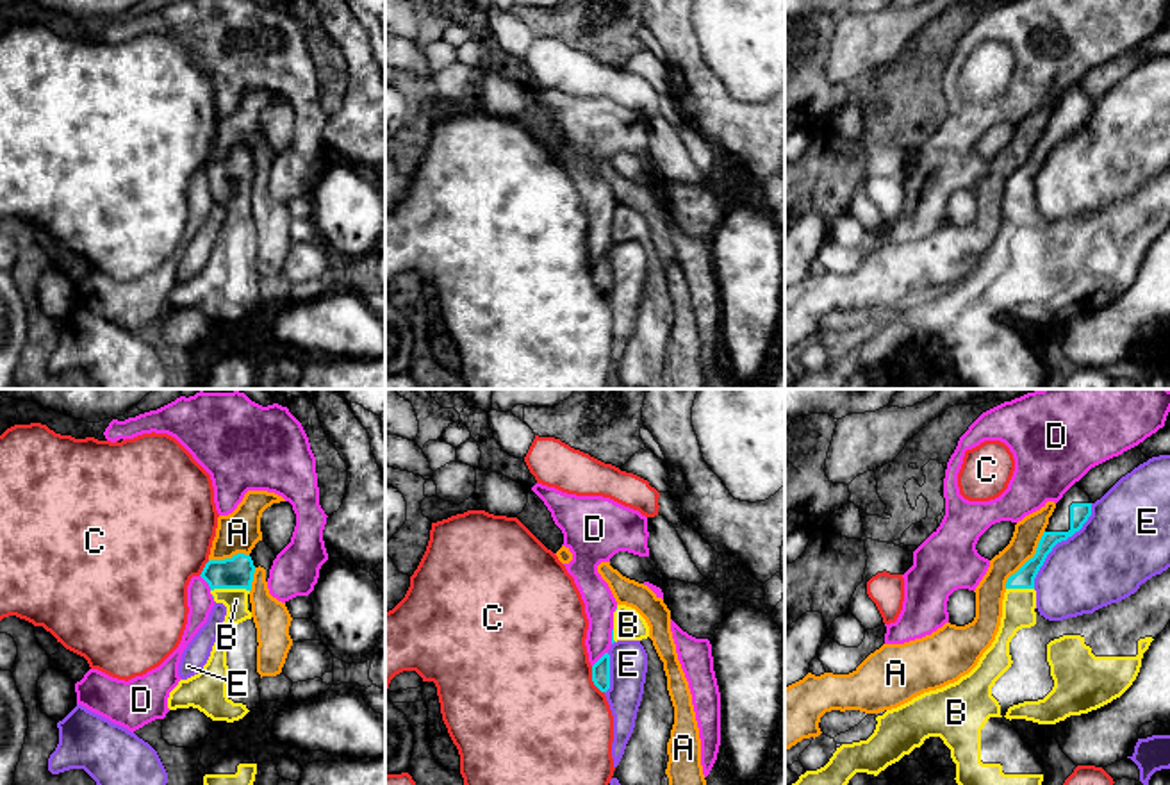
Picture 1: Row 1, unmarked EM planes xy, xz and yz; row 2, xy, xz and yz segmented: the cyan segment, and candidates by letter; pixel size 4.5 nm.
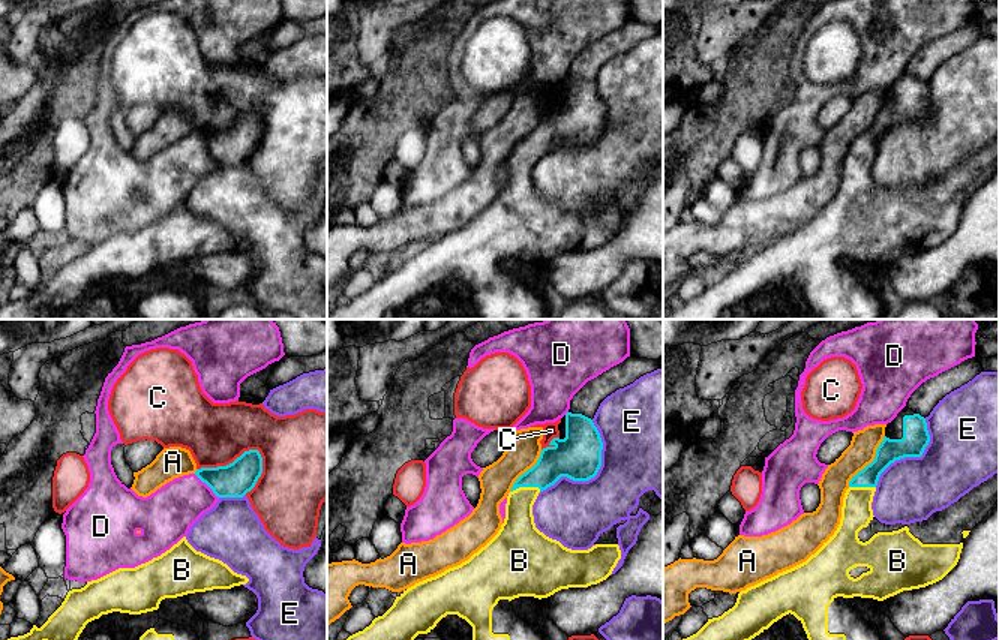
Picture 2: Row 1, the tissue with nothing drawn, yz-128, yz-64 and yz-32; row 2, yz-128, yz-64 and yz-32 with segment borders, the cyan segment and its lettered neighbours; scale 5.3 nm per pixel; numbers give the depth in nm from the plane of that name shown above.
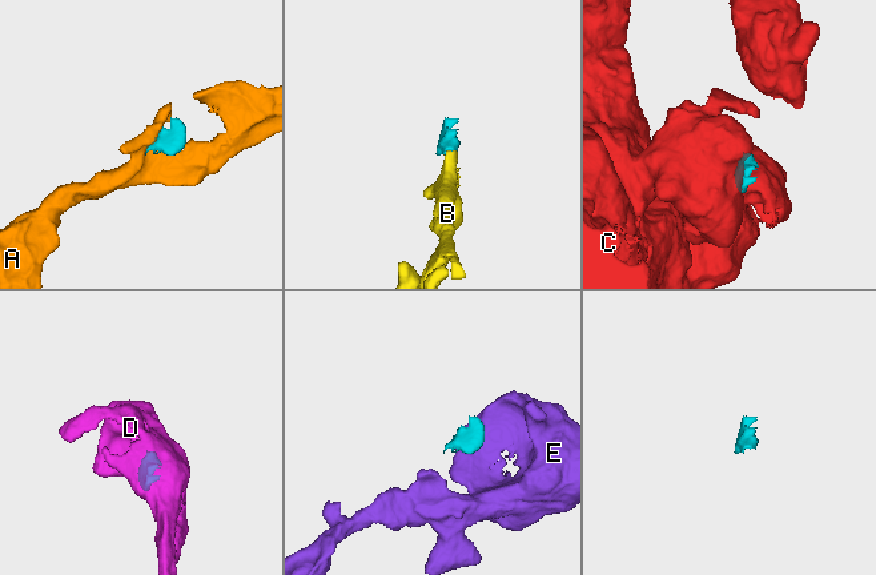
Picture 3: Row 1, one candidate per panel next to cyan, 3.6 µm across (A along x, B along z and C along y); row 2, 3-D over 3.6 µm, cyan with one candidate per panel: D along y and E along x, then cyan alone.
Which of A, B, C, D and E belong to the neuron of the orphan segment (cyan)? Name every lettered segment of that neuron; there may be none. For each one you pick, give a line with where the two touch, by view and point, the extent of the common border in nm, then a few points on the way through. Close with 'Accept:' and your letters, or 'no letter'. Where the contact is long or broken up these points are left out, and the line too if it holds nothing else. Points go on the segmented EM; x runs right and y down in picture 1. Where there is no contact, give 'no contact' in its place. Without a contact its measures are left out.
B: xy (229, 587) | 180 nm
Accept: B

